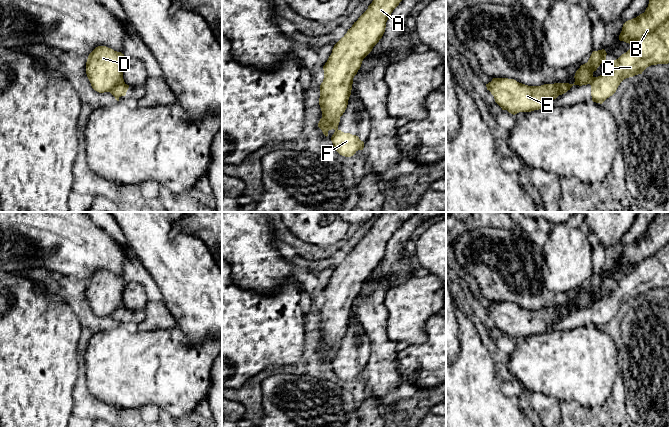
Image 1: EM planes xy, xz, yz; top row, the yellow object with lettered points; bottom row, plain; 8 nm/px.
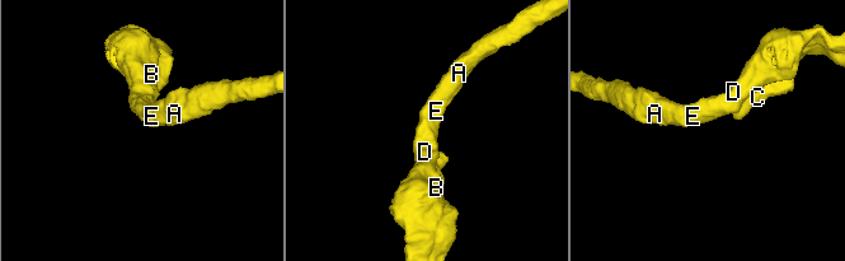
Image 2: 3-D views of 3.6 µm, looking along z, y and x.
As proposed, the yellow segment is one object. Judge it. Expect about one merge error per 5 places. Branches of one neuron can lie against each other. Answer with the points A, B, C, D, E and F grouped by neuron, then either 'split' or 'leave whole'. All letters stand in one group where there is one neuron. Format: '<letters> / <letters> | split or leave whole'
A B C D E F | leave whole

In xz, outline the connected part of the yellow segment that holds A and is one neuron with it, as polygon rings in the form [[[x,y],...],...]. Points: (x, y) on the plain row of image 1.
[[[381,212],[368,233],[334,269],[323,290],[324,303],[320,309],[319,322],[322,342],[318,351],[326,361],[329,354],[335,354],[331,365],[342,380],[351,381],[364,372],[364,366],[358,360],[338,353],[340,341],[345,336],[351,319],[353,302],[363,283],[382,262],[393,234],[416,213],[418,212]]]

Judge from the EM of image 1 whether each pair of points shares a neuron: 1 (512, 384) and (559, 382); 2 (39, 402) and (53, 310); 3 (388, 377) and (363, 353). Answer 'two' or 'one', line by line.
1: two
2: one
3: two

